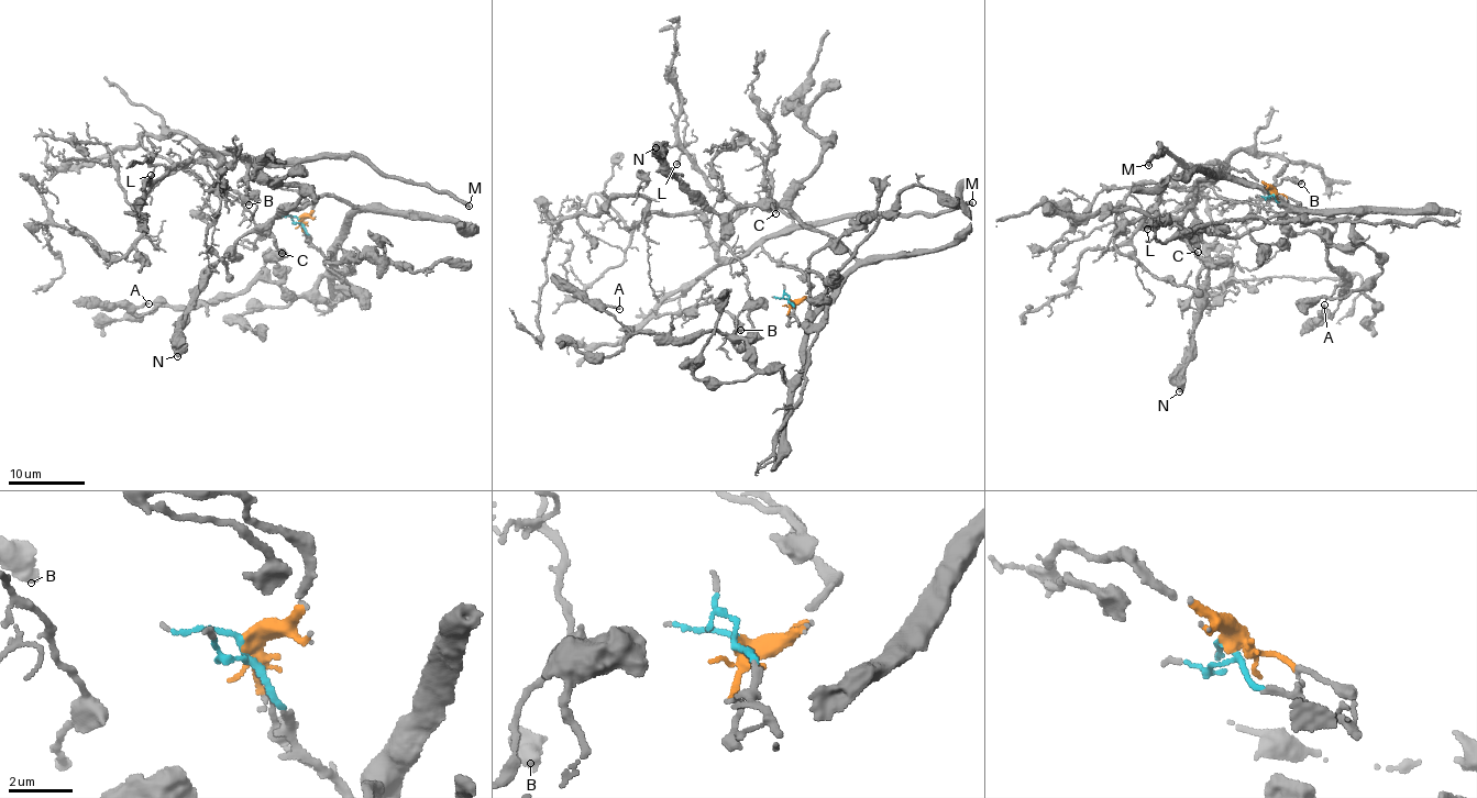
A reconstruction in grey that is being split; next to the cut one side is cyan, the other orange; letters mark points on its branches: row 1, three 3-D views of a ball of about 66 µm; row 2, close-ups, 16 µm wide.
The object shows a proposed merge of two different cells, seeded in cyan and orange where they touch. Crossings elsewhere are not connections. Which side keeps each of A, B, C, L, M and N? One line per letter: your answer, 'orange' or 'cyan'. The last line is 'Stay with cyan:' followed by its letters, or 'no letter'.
A: cyan
B: orange
C: cyan
L: orange
M: orange
N: cyan
Stay with cyan: A, C, N

